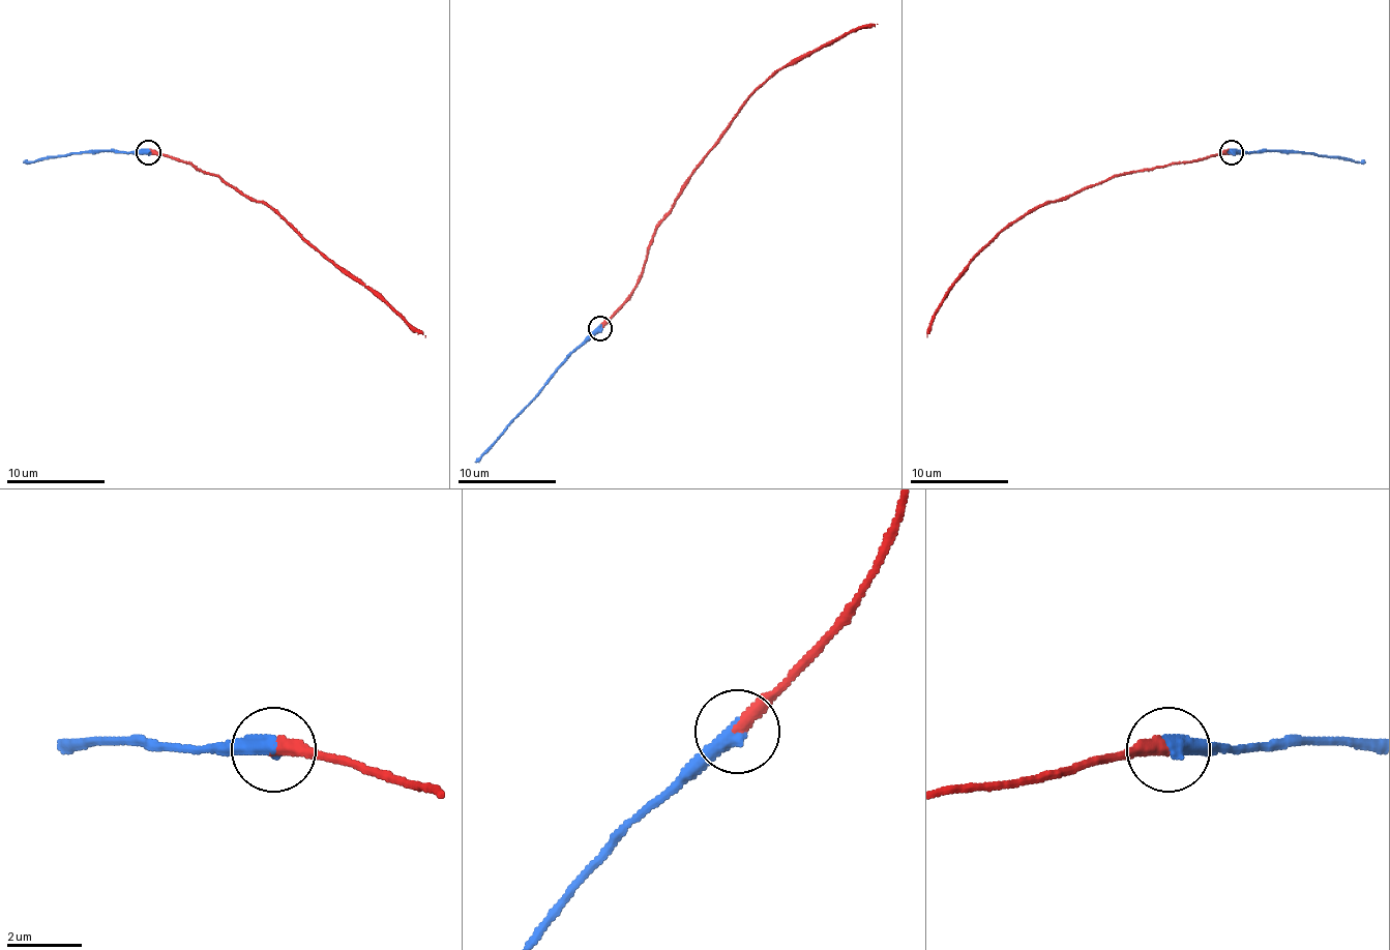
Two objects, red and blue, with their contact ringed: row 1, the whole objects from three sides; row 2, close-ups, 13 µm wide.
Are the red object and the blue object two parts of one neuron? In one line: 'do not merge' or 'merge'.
merge

